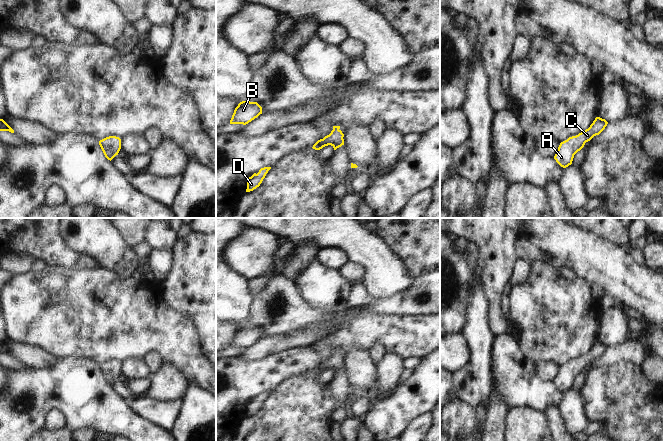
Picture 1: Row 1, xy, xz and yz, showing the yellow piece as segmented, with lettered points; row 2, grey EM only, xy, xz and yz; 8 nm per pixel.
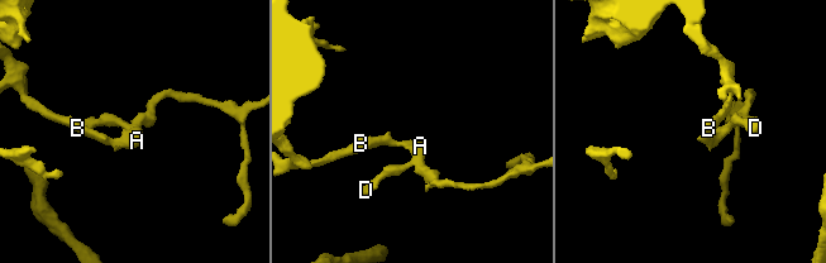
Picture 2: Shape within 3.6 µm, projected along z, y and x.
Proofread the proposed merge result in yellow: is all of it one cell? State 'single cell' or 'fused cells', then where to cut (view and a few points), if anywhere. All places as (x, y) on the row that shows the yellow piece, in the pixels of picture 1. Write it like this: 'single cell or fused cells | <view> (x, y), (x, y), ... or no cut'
single cell | no cut

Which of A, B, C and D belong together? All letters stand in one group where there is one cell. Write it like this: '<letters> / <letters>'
A B C D

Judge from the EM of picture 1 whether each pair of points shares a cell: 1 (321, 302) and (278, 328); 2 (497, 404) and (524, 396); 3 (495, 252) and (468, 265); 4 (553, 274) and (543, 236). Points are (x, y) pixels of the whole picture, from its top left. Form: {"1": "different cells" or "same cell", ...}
{"1": "different cells", "2": "different cells", "3": "different cells", "4": "different cells"}

